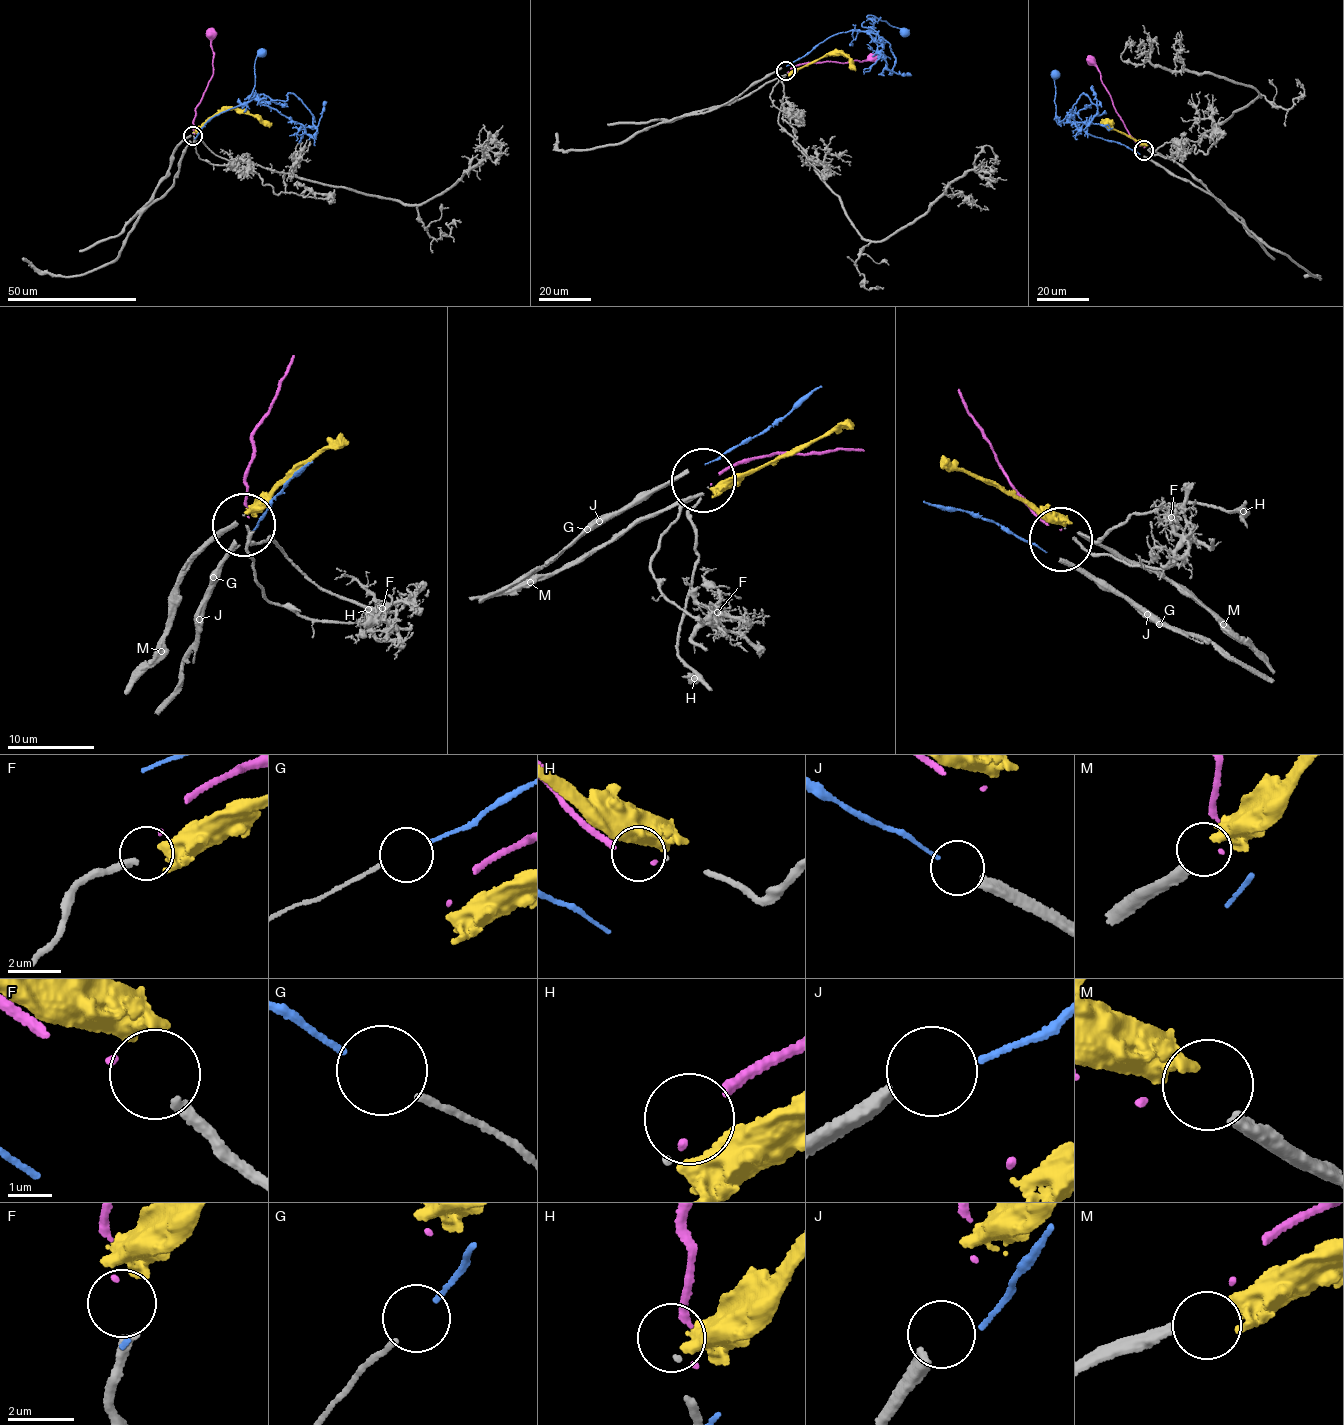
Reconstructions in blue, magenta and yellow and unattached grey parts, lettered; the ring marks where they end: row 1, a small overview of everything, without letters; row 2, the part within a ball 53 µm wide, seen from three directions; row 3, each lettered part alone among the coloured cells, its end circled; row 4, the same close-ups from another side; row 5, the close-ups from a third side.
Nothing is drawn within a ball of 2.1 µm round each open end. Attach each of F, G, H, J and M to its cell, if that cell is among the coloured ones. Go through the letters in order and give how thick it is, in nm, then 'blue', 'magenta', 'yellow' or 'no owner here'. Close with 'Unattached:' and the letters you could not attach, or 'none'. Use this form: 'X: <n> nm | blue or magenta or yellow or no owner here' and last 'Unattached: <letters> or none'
F: 320 nm | magenta
G: 140 nm | blue
H: 70 nm | no owner here
J: 360 nm | no owner here
M: 360 nm | yellow
Unattached: H, J

